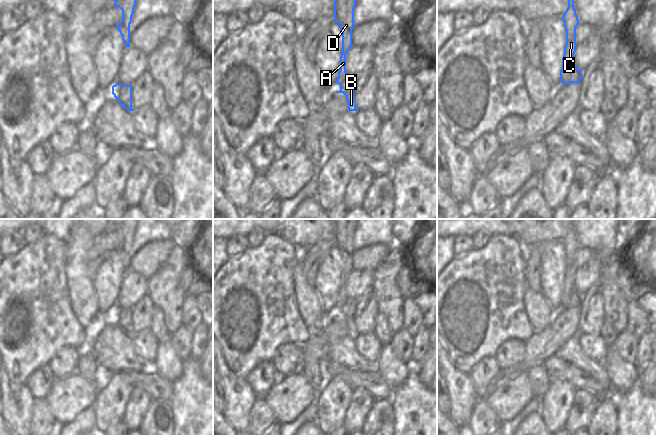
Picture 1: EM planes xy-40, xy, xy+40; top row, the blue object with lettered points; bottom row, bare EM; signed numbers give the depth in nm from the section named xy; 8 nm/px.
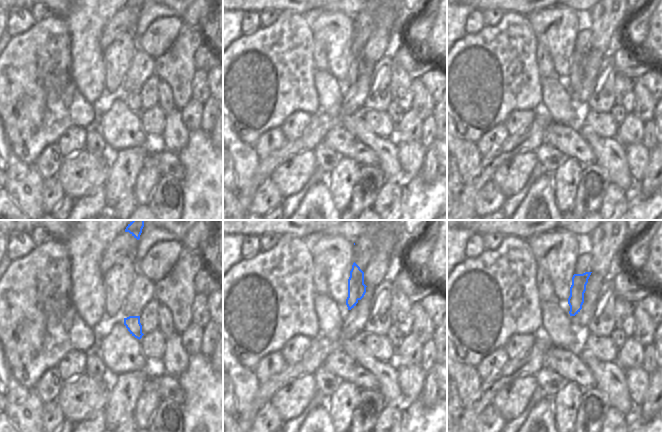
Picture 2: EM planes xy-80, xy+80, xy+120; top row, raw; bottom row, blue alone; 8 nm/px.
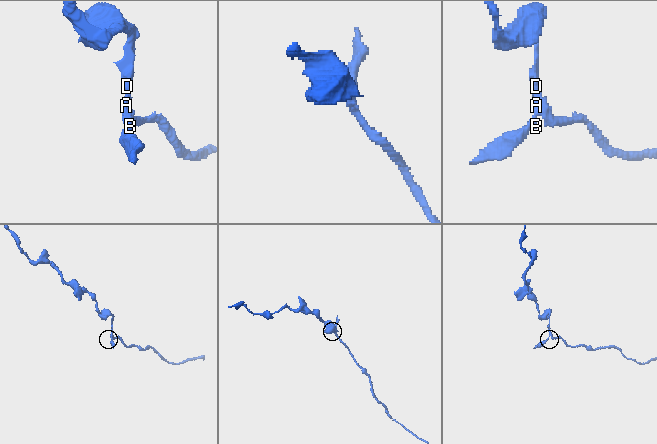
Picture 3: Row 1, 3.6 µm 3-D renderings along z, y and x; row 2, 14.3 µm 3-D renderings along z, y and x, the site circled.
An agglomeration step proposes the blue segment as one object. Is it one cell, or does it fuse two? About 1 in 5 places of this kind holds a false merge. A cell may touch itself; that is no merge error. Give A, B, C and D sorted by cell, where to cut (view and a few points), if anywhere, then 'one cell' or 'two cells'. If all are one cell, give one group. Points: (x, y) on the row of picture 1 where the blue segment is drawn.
A C D / B | xy+40 (574, 63), (569, 82) | two cells

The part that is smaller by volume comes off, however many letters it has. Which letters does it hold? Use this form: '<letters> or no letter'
B.

